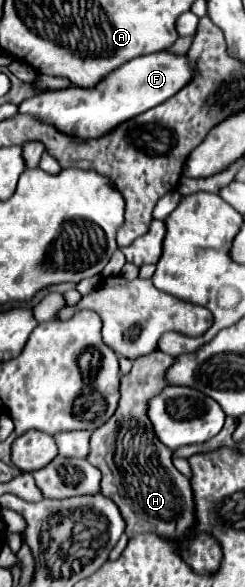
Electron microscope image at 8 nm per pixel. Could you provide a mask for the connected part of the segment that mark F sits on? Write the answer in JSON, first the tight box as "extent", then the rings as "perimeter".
{"extent":[17,51,191,137],"perimeter":[[[157,51],[151,55],[137,57],[127,65],[121,65],[119,69],[115,69],[115,73],[109,73],[103,81],[99,81],[95,89],[67,87],[61,91],[45,91],[41,95],[35,95],[33,99],[23,101],[17,109],[19,113],[35,113],[39,119],[59,125],[59,129],[63,129],[63,133],[67,135],[101,137],[103,133],[109,133],[115,125],[131,119],[133,115],[145,113],[147,109],[167,101],[189,81],[191,67],[187,55]]]}

